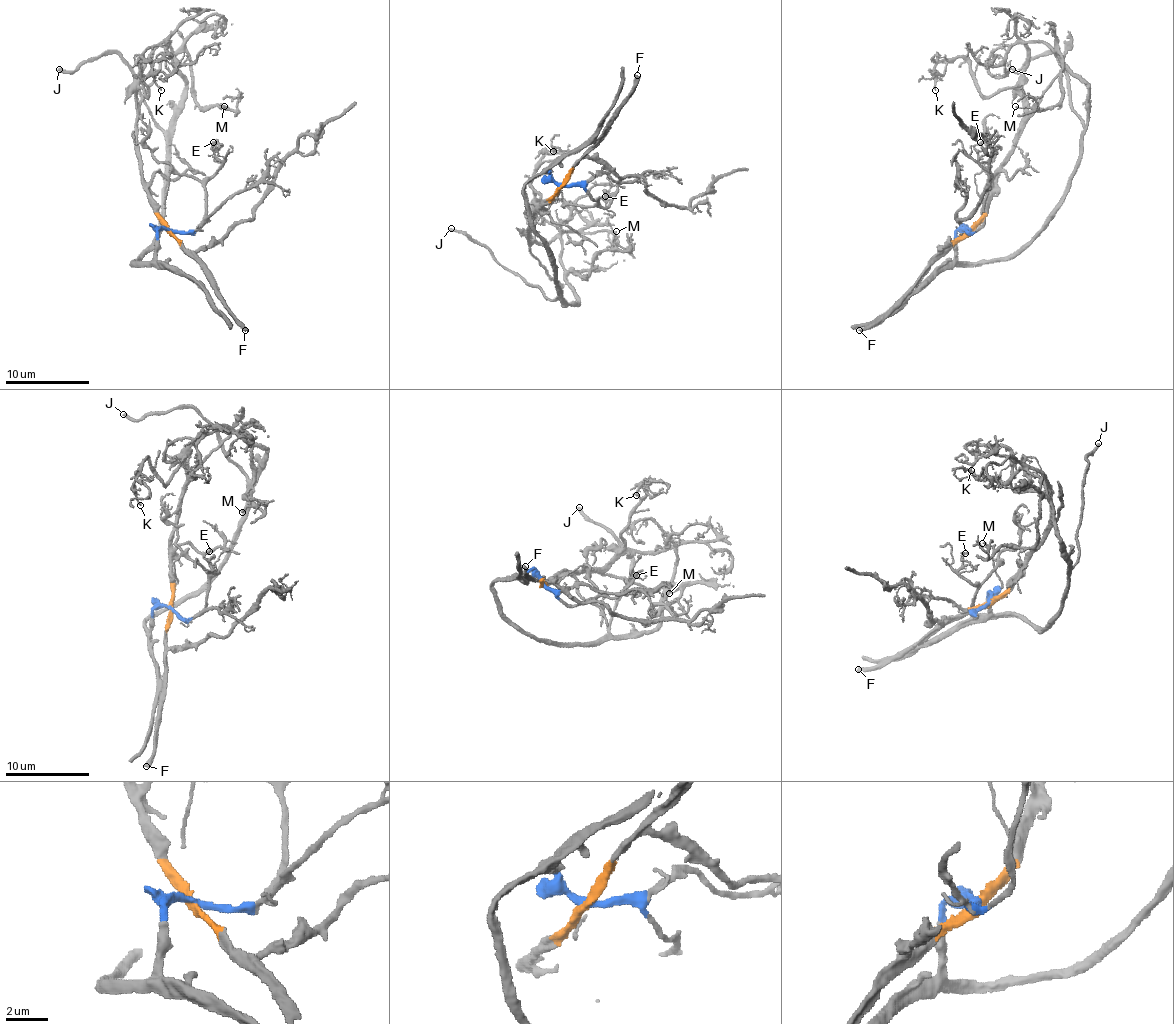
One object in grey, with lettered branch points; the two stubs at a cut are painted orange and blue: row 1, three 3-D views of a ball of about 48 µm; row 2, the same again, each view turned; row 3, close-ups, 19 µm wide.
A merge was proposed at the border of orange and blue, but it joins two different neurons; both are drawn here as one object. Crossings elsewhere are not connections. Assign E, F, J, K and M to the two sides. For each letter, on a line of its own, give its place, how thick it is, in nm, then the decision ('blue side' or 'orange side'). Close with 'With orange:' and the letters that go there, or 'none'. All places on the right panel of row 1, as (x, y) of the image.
E: (980, 142) | 160 nm | blue side
F: (859, 330) | 320 nm | orange side
J: (1012, 69) | 280 nm | blue side
K: (935, 90) | 130 nm | orange side
M: (1015, 106) | 120 nm | blue side
With orange: F, K

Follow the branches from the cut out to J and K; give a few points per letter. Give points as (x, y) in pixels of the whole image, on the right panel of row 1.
J: (970, 230), (956, 234), (960, 262), (1010, 260), (1076, 167), (1084, 127), (1065, 68), (1052, 53), (1012, 68)
K: (970, 230), (1012, 148), (1023, 98), (1015, 89), (981, 93), (962, 58), (935, 66), (935, 89)

